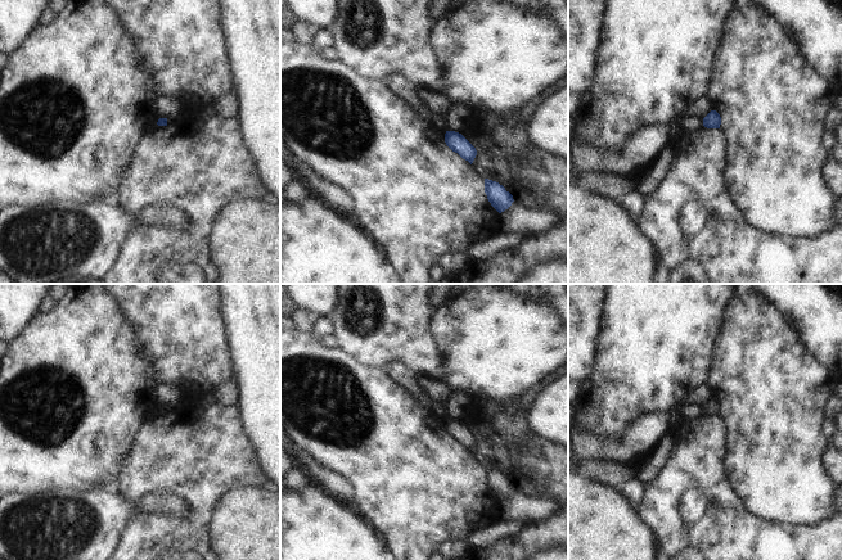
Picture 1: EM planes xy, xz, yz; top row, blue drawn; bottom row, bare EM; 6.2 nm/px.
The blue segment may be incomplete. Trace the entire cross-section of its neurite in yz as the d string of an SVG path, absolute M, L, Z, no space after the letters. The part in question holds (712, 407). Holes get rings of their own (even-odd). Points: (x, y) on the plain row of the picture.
M711 398L703 406L703 414L707 416L720 416L720 412L721 412L721 405L716 398Z

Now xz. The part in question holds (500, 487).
M485 466L485 480L491 493L499 500L508 497L514 489L513 483L496 469Z

